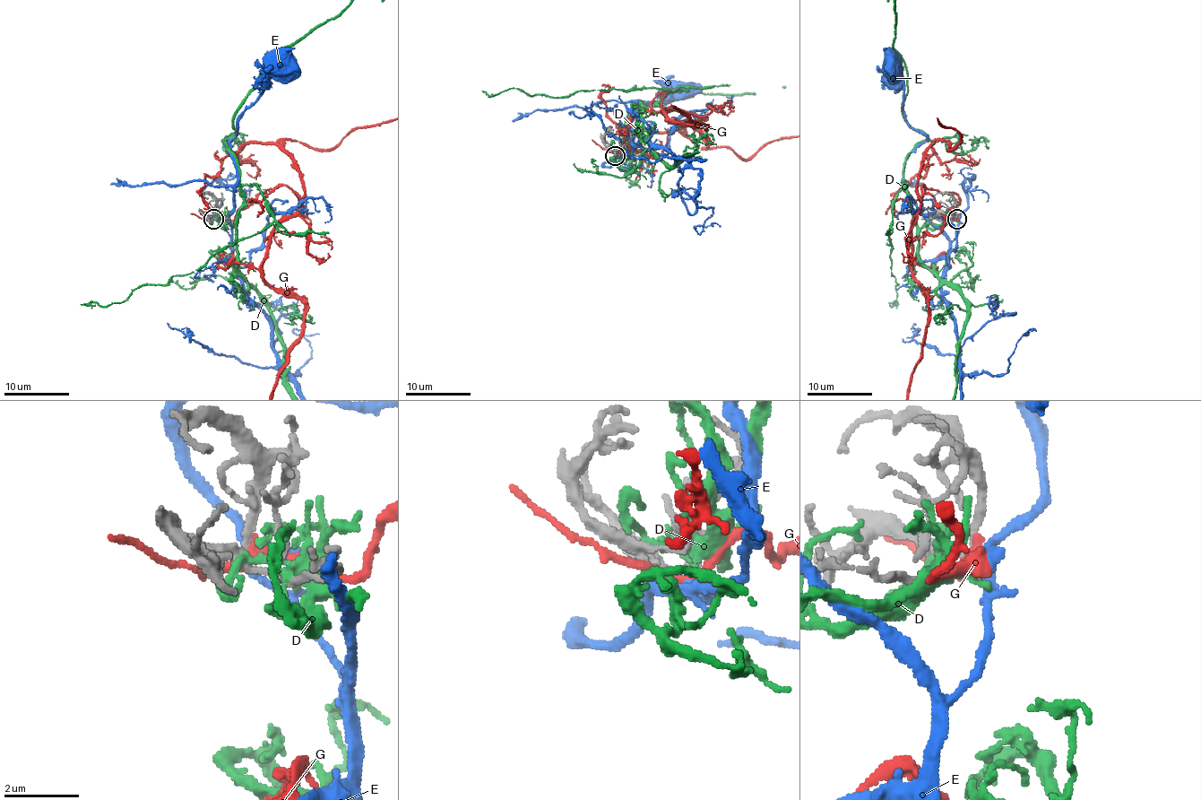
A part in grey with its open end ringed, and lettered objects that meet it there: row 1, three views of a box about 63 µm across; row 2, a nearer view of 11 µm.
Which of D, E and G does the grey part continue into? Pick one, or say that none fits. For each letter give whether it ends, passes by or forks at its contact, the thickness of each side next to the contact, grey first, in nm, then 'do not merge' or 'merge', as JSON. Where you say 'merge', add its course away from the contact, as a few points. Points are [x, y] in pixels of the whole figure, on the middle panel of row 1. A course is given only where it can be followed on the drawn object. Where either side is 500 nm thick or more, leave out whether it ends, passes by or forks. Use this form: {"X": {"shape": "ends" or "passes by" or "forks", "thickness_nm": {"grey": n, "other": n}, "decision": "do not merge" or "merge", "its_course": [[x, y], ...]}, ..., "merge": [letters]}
{"D": {"shape": "passes by", "thickness_nm": {"grey": 220, "other": 170}, "decision": "do not merge"}, "E": {"shape": "forks", "thickness_nm": {"grey": 150, "other": 200}, "decision": "do not merge"}, "G": {"shape": "passes by", "thickness_nm": {"grey": 190, "other": 240}, "decision": "do not merge"}, "merge": []}

